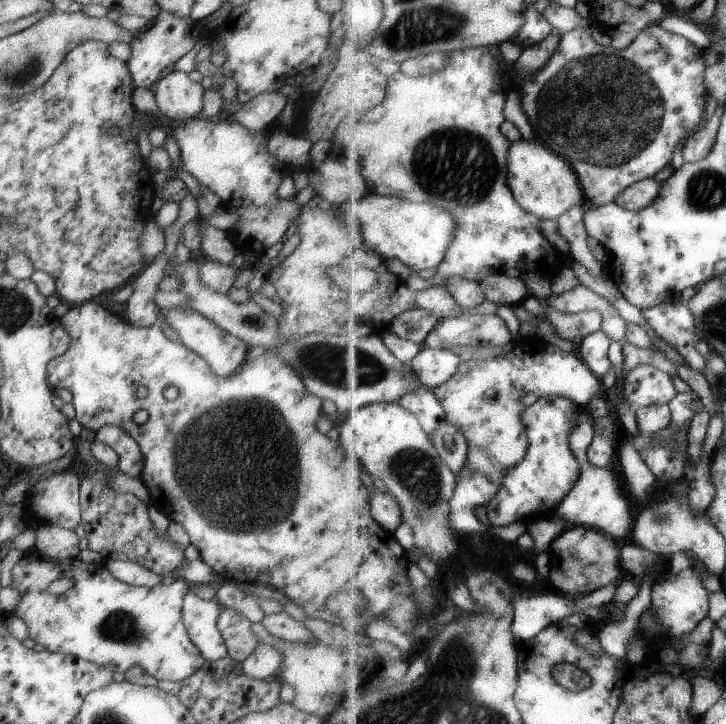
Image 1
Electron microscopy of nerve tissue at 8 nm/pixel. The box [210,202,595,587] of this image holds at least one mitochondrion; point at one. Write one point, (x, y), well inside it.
(264, 429)

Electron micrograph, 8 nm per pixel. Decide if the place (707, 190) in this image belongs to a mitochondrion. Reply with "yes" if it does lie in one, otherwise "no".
yes

